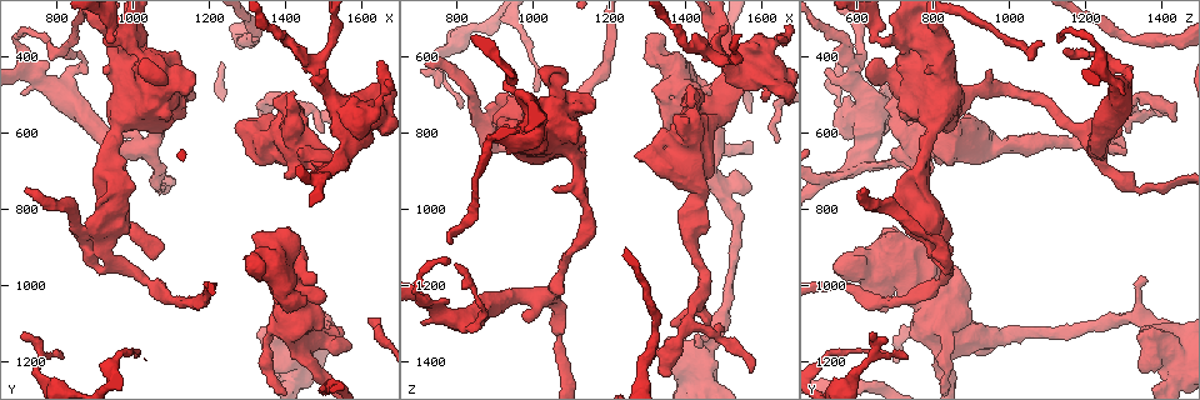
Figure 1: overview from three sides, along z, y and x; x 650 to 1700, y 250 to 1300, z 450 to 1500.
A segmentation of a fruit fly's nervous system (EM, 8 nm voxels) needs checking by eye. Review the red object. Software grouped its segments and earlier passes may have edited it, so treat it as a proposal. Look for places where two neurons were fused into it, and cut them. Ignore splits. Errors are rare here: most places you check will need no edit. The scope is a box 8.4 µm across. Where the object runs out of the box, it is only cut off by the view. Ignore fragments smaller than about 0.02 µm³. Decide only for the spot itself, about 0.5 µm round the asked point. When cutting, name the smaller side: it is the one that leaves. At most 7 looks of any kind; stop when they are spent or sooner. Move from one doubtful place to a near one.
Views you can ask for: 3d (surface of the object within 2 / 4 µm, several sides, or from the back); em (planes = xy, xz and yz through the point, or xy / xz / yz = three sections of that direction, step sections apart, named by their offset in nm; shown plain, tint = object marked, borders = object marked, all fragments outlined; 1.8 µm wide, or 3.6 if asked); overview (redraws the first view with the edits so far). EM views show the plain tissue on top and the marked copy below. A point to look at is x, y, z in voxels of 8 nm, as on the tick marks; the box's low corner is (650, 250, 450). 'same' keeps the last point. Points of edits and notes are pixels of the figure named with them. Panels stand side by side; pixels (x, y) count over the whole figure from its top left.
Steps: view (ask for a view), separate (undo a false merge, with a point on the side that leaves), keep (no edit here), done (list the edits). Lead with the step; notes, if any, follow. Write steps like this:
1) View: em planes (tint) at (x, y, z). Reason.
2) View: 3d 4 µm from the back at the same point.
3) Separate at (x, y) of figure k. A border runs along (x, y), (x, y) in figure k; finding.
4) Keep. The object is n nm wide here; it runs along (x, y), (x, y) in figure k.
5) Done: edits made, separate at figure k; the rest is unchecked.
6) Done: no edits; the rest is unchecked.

View: 3d 4 µm at (1495, 660, 740). Two arms in line, one across.

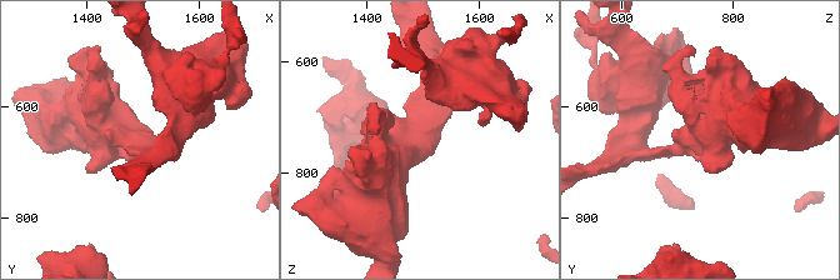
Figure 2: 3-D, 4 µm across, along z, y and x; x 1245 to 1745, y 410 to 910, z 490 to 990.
View: em 3.6 µm planes (borders) at (1490, 655, 740). Shape alone is not enough.

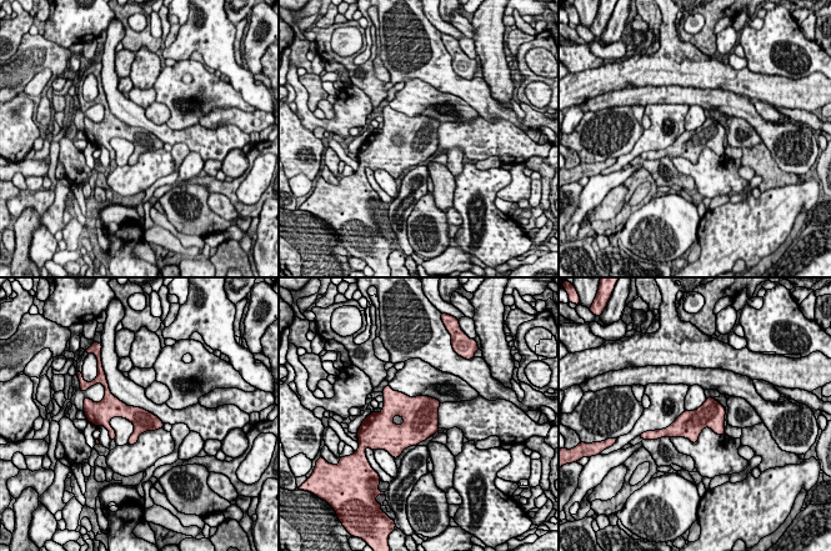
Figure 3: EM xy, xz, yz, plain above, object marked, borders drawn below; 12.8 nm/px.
Keep. It runs along (103, 416), (130, 412), (159, 425) in figure 3; all the same neuron.

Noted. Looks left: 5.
View: em 3.6 µm yz step 16 (tint) at (960, 370, 830). Sudden change in width.

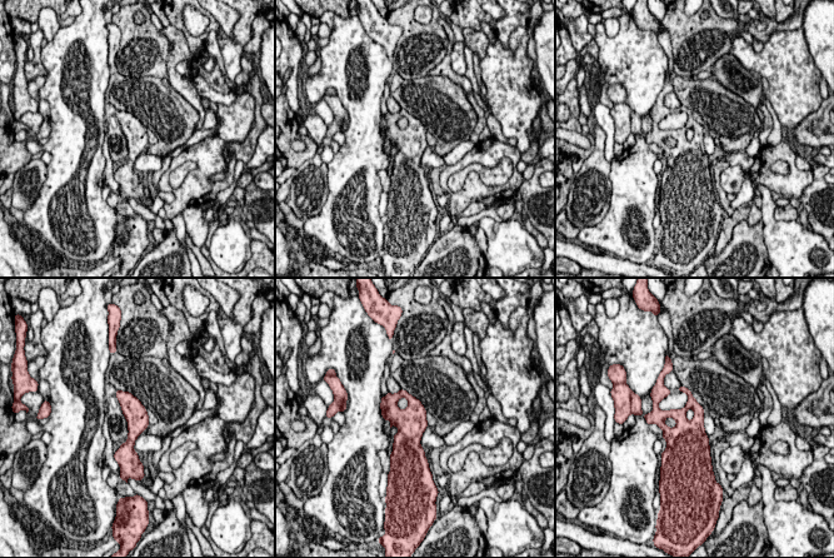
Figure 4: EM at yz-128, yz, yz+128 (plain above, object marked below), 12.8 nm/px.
View: em 3.6 µm planes (tint) at the same point. Cut it another way.

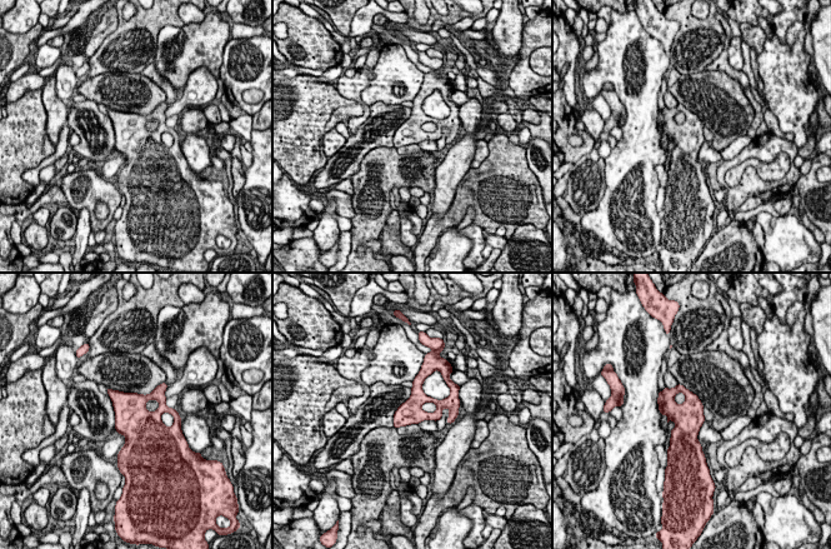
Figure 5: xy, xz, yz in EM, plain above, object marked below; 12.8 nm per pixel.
Keep. One neuron here.

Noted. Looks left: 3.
View: em xy step 4 (tint) at (1430, 1135, 1400). Calibre changes.

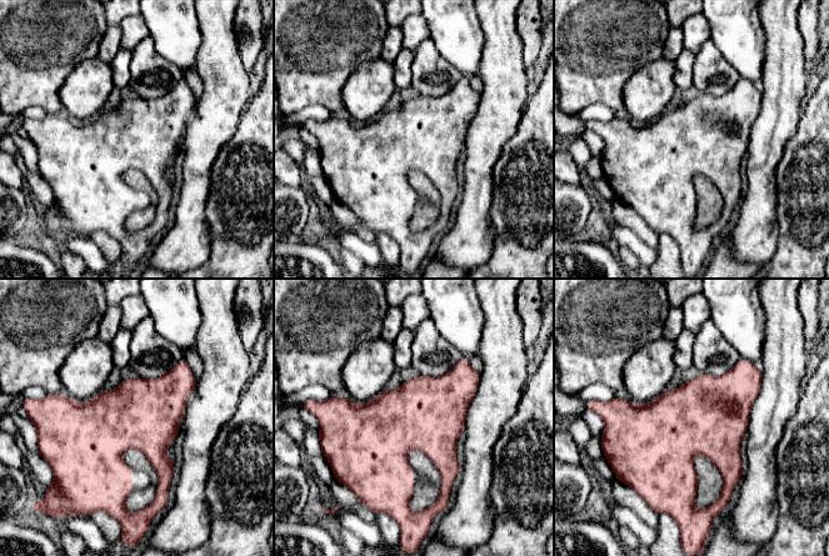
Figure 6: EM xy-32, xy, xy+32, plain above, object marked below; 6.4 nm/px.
View: em planes (borders) at the same point.

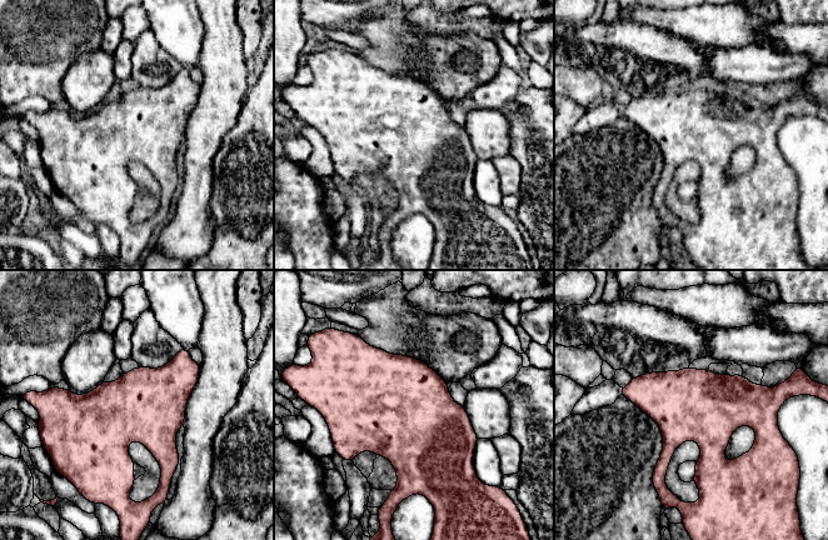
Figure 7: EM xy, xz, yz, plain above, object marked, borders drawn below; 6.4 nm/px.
Keep. The object is 460 nm wide here; all the same neuron.

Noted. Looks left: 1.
Done: no edits; the rest is unchecked.

